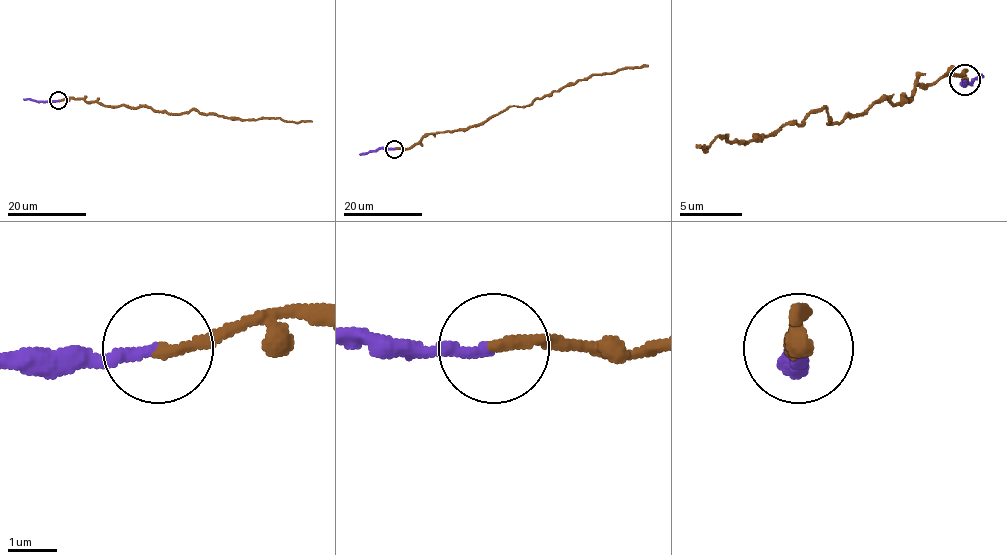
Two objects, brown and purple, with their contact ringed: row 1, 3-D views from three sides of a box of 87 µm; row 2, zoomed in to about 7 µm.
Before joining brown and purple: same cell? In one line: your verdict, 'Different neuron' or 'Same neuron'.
Same neuron

